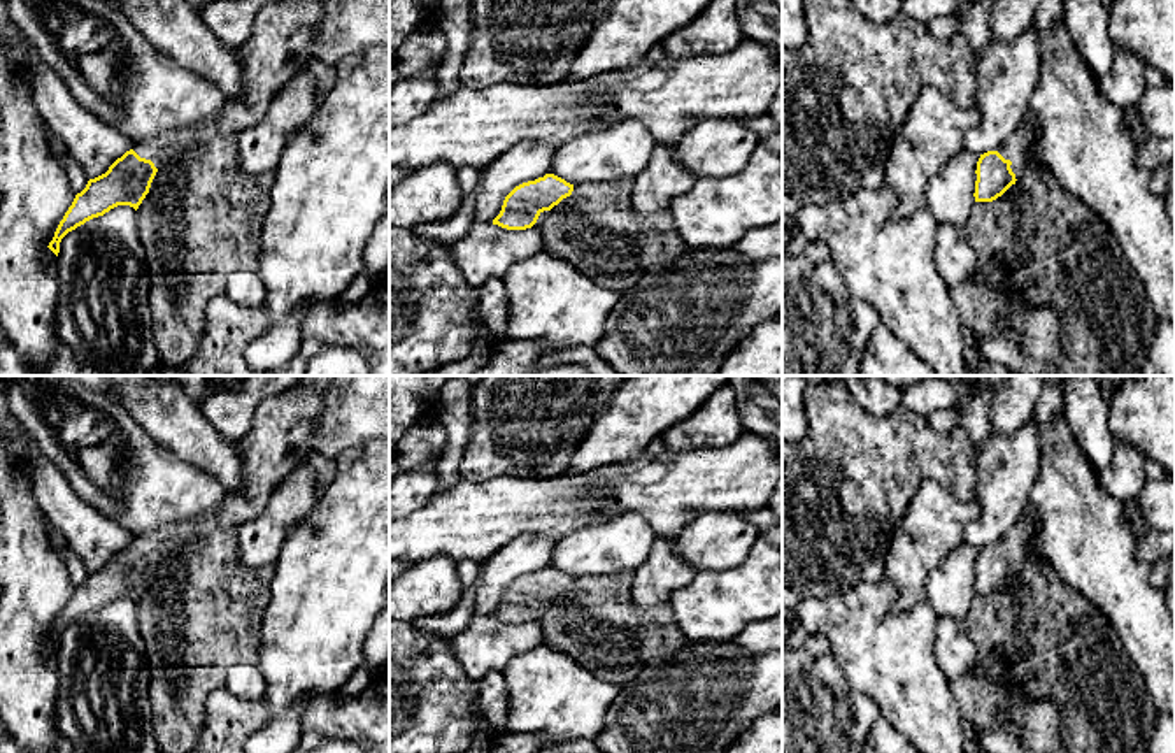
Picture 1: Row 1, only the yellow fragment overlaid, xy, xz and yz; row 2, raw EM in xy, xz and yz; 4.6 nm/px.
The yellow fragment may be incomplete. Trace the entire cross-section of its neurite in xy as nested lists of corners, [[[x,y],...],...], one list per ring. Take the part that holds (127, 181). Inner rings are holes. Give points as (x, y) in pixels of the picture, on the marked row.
[[[191,125],[135,142],[105,174],[89,179],[86,188],[75,195],[47,247],[58,256],[60,242],[68,232],[118,205],[130,205],[137,211],[149,193],[160,163],[191,147],[209,130],[209,126]]]

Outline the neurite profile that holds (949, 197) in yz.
[[[956,153],[944,170],[928,181],[924,207],[938,225],[966,226],[975,205],[977,161],[980,154]]]

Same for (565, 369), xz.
[[[561,363],[561,365],[538,370],[533,376],[589,376],[589,372],[577,363]]]

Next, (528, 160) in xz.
[[[530,139],[500,154],[479,174],[475,221],[493,223],[516,186],[551,174],[554,154],[556,147]]]

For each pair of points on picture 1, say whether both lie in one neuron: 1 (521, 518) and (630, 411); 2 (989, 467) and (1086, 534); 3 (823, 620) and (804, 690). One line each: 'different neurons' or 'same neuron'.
1: different neurons
2: different neurons
3: different neurons

